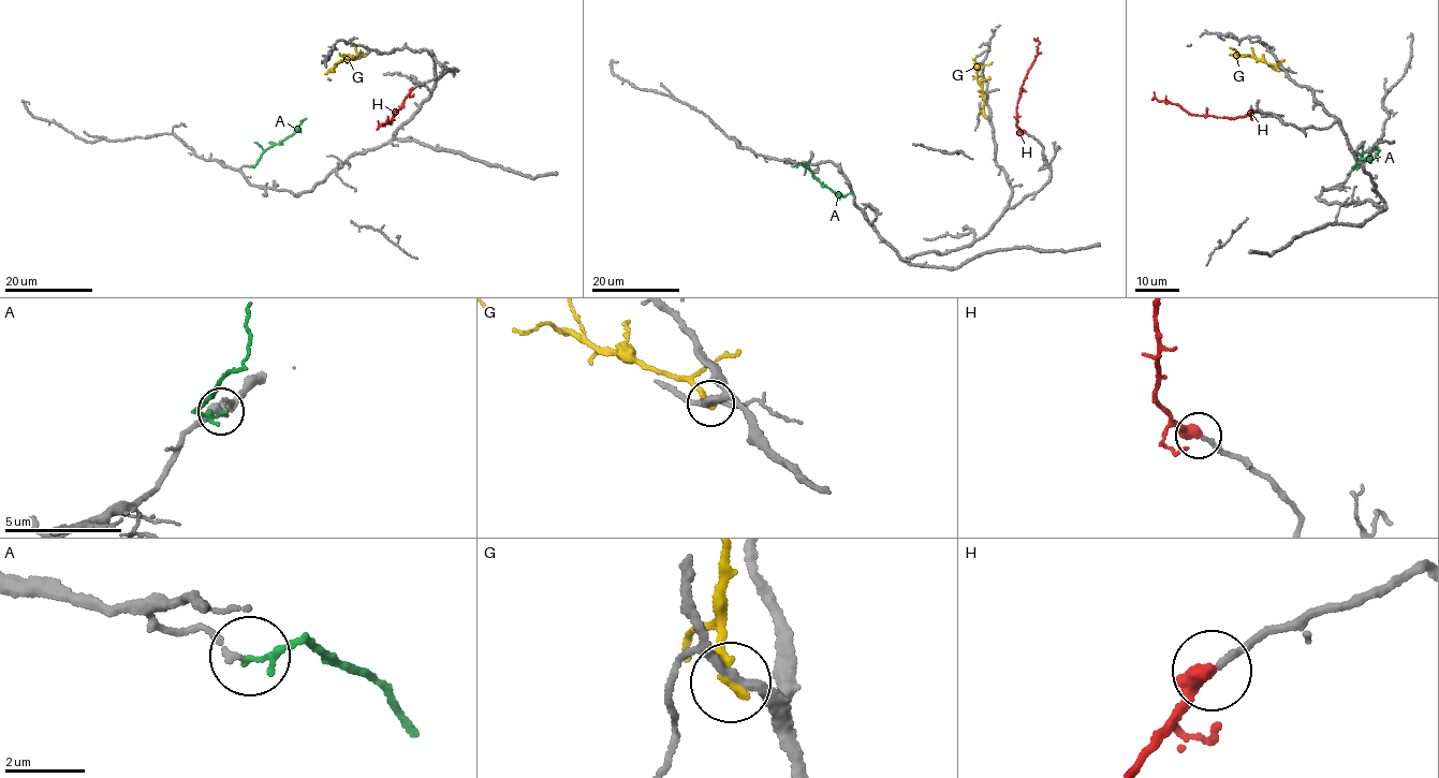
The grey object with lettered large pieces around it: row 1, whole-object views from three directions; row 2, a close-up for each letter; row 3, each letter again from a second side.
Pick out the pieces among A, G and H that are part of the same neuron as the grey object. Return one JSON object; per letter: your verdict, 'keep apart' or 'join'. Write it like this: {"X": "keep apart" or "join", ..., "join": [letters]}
{"A": "keep apart", "G": "keep apart", "H": "join", "join": ["H"]}

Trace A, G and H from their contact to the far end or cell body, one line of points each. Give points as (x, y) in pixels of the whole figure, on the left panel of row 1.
A: (250, 165), (253, 166), (269, 147), (296, 131), (306, 118)
G: (363, 55), (334, 65), (341, 61)
H: (413, 89), (390, 123), (388, 120), (383, 126), (378, 120)

